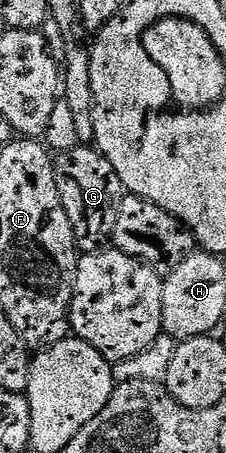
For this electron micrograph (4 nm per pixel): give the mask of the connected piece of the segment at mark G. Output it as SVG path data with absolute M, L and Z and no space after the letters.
M88 144L63 151L55 163L58 196L62 196L62 208L66 208L66 216L70 216L77 247L85 254L105 249L112 242L114 224L118 224L120 200L125 193L124 185L118 180L118 172L114 172L114 164Z

